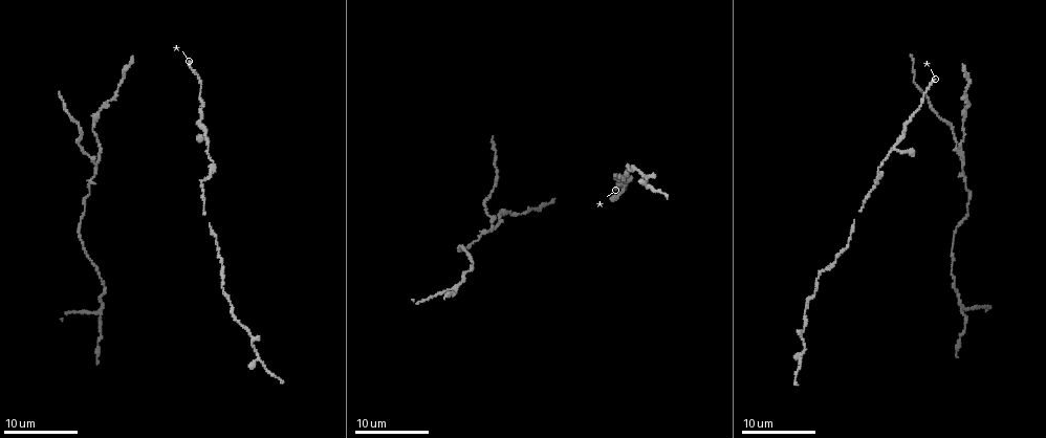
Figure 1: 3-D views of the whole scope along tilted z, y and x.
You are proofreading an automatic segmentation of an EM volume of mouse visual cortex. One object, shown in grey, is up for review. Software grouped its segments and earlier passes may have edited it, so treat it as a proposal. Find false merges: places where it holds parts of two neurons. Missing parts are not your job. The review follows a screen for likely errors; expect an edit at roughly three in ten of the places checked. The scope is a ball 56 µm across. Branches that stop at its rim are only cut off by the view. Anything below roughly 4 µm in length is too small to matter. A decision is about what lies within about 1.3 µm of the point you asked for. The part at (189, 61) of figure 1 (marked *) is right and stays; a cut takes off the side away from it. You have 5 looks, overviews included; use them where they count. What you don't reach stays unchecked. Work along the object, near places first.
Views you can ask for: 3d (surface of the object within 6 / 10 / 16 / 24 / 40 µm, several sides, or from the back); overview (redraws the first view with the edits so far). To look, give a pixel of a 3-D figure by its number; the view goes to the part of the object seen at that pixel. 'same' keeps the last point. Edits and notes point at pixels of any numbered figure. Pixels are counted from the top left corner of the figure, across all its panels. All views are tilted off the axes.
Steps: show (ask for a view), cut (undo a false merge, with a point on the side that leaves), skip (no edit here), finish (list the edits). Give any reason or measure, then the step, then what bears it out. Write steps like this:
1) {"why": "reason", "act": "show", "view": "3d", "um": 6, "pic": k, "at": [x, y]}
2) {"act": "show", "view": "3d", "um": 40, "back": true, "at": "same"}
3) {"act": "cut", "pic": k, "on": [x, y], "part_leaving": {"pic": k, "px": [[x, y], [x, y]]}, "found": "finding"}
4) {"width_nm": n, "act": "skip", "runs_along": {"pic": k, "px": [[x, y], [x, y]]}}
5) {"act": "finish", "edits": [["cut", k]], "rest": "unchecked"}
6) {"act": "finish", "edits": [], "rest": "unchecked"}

{"why": "two arms in line, one across", "act": "show", "view": "3d", "um": 10, "pic": 1, "at": [94, 165]}

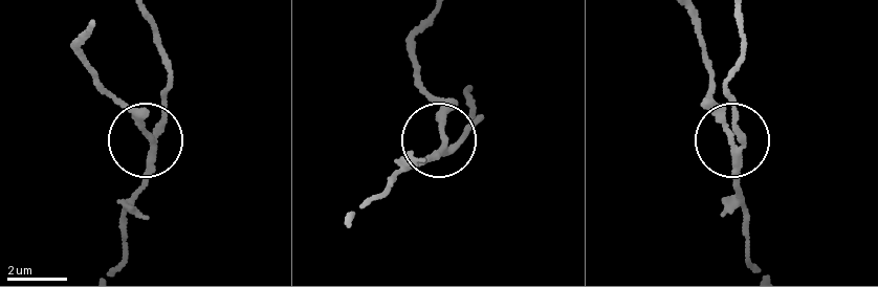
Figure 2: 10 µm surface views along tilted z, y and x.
{"why": "from behind", "act": "show", "view": "3d", "um": 10, "back": true, "pic": 2, "at": [442, 143]}

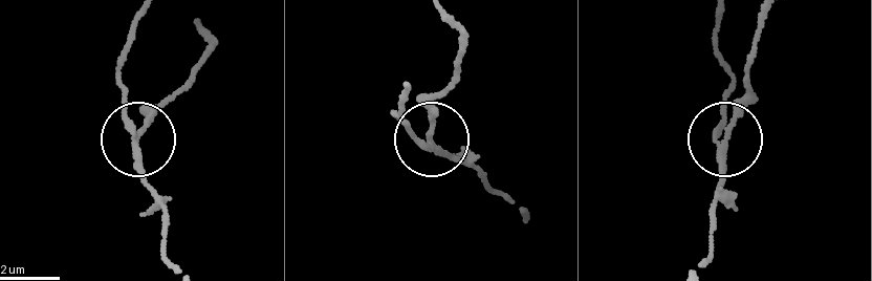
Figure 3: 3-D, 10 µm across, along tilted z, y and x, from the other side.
{"act": "cut", "pic": 3, "on": [152, 109], "part_leaving": {"pic": 3, "px": [[135, 143], [149, 115], [204, 56], [210, 38], [200, 22]]}, "found": "a second neuron is stuck on"}

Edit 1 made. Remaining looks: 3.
{"why": "a fork", "act": "show", "view": "3d", "um": 6, "pic": 1, "at": [97, 311]}

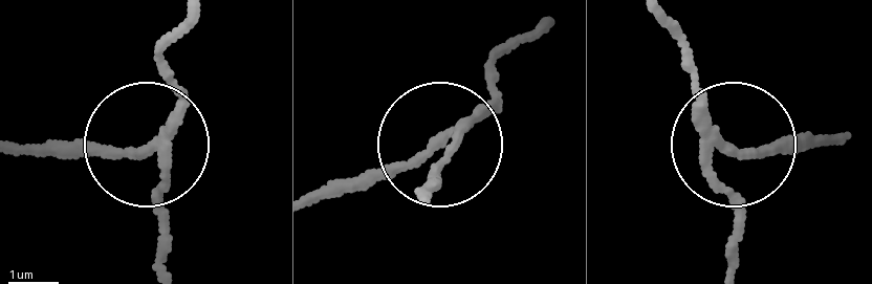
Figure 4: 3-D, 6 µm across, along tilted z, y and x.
{"side_arm_um": 7, "arms": 3, "act": "cut", "pic": 4, "on": [120, 157], "found": "two neurons meet here"}

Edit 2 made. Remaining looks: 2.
{"act": "show", "view": "overview"}

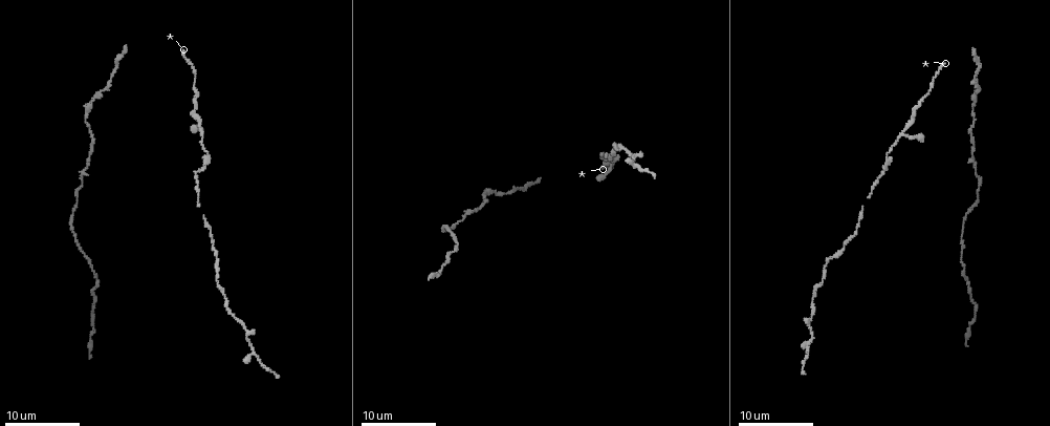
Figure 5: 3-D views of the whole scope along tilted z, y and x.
{"why": "three-way junction", "act": "show", "view": "3d", "um": 16, "pic": 5, "at": [635, 157]}

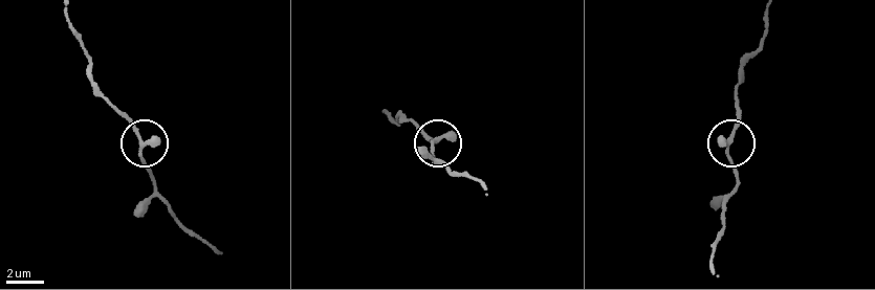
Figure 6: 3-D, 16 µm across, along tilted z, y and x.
{"act": "skip", "runs_along": {"pic": 6, "px": [[67, 14], [100, 94], [144, 142], [140, 156], [152, 182]]}, "found": "all the same neuron"}

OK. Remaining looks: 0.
{"act": "finish", "edits": [["cut", 3], ["cut", 4]], "rest": "unchecked"}

